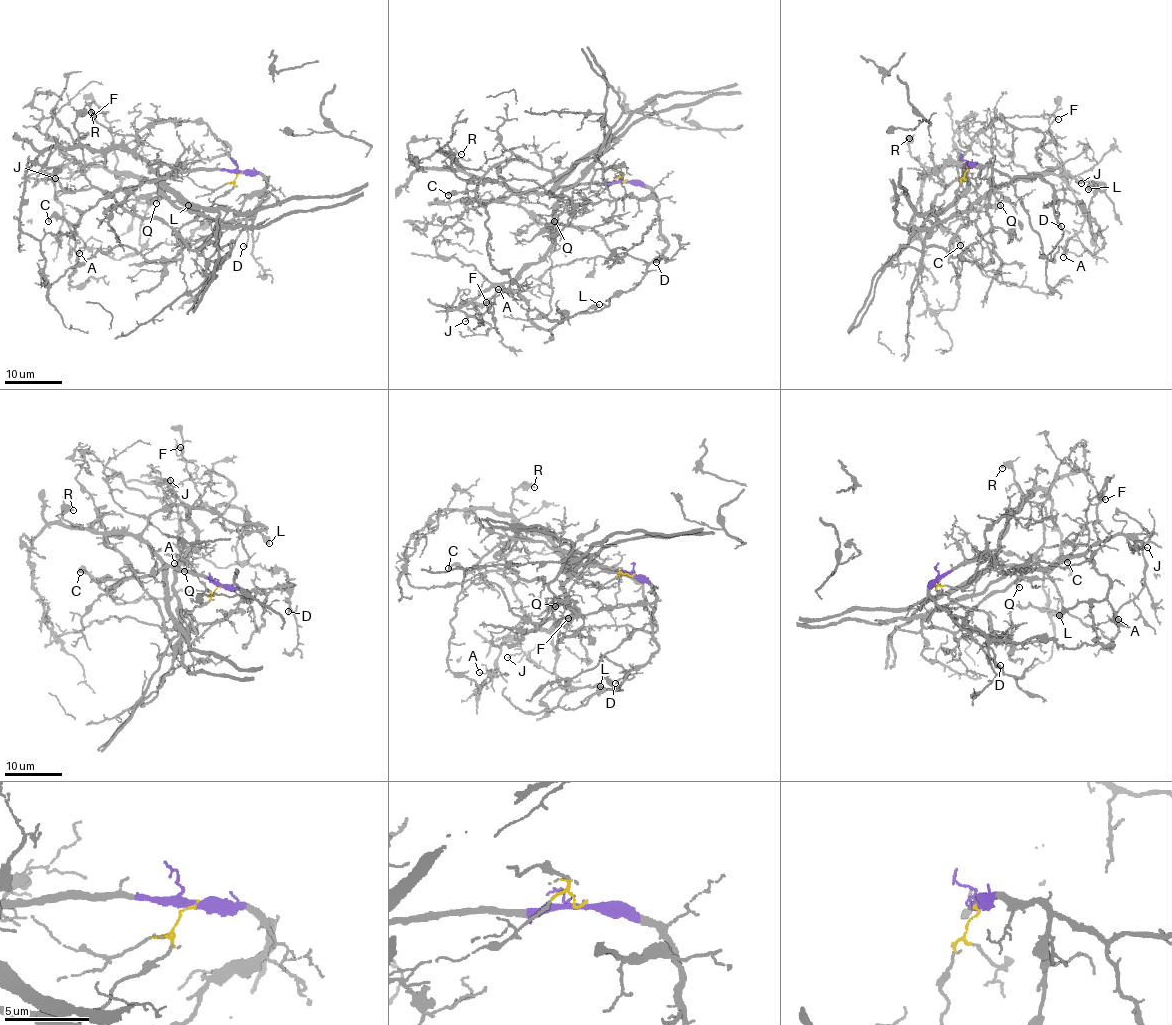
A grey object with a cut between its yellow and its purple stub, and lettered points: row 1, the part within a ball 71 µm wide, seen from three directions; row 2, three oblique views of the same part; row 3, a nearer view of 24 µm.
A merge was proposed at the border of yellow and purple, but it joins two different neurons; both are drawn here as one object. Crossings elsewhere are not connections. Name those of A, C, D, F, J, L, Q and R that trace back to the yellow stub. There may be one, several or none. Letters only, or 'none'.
A, F, J, L, Q

